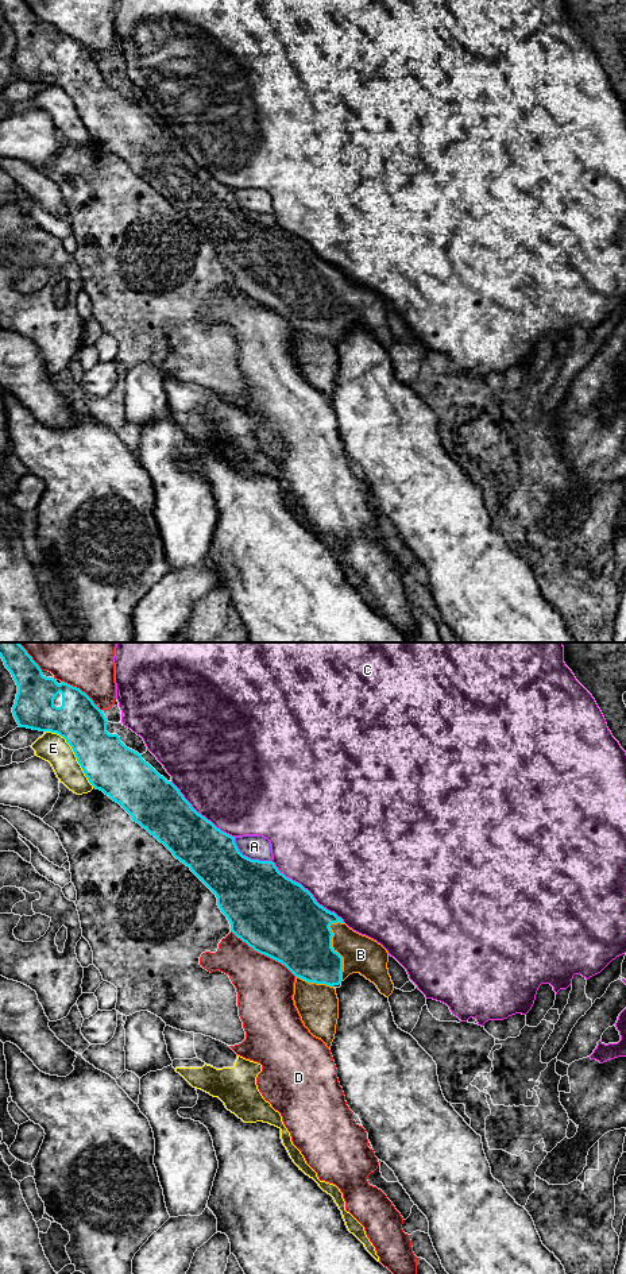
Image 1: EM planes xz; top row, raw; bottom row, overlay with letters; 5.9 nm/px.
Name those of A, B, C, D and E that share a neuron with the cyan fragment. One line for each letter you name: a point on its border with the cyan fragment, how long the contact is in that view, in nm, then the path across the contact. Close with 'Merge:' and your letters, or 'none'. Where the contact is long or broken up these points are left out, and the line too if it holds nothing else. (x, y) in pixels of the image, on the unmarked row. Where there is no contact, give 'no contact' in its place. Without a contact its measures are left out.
Merge: none

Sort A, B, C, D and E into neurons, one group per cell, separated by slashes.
A / B / C / D / E

